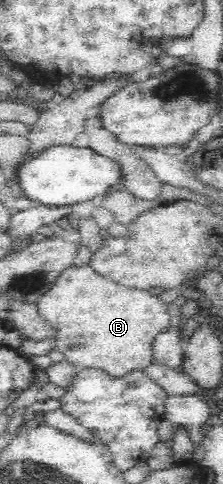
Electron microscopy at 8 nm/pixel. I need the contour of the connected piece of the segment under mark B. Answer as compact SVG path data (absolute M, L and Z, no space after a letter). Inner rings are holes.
M89 264L71 265L37 303L39 314L53 327L56 350L76 369L105 370L119 378L154 363L153 343L175 323L159 296L129 289L99 275Z

